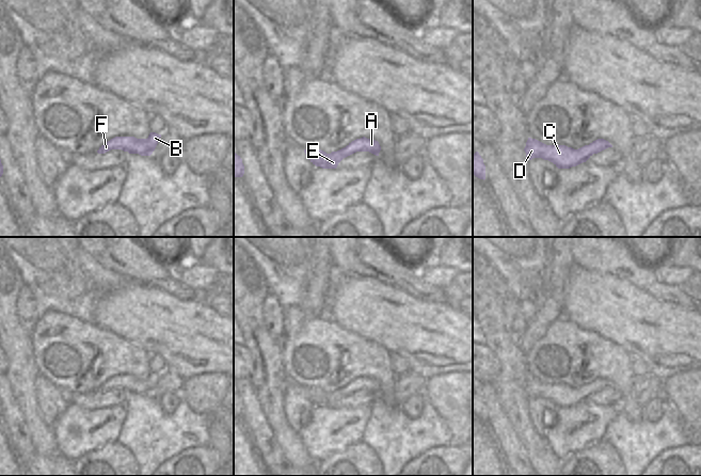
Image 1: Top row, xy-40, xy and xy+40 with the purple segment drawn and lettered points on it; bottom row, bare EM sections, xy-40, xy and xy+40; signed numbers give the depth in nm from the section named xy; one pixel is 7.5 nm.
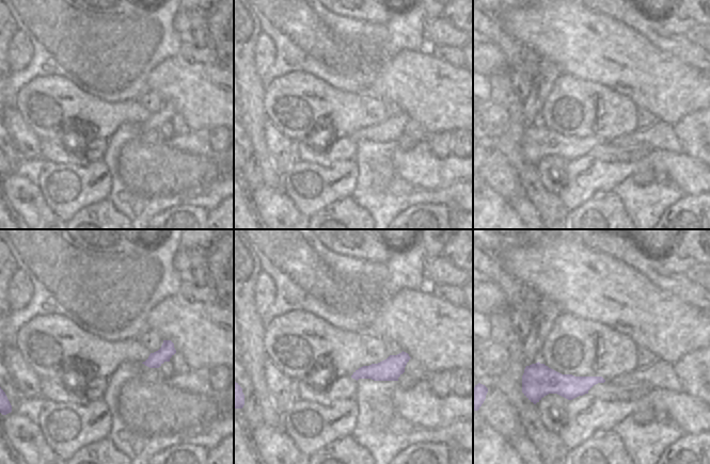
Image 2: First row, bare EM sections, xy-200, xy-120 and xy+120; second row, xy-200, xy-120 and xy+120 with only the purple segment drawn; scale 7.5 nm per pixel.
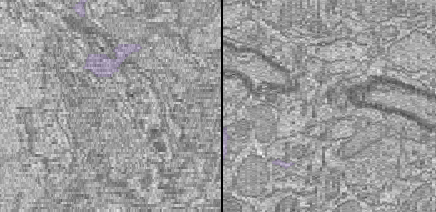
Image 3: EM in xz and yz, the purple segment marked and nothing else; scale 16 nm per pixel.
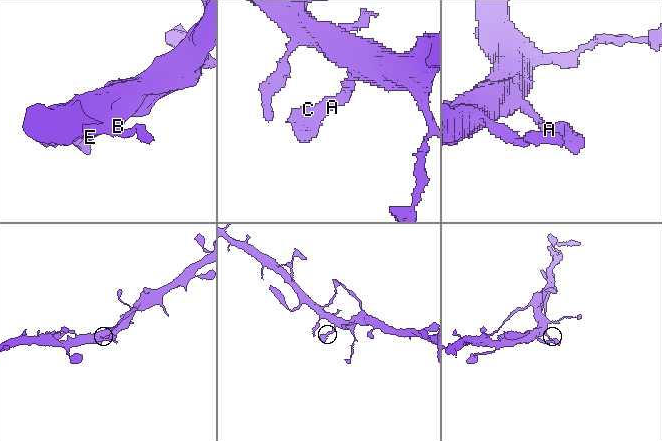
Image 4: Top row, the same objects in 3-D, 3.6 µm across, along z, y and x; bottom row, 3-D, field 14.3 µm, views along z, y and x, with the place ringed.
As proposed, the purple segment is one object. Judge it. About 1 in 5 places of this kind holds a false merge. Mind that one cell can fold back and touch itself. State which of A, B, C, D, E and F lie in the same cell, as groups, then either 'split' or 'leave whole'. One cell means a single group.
A B C D E F; leave whole

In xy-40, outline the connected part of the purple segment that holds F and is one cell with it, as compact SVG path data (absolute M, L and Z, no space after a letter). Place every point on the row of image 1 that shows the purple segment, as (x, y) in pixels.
M150 132L147 139L137 139L134 137L115 137L101 145L98 154L105 154L111 149L122 149L129 154L150 156L155 150L161 134Z

